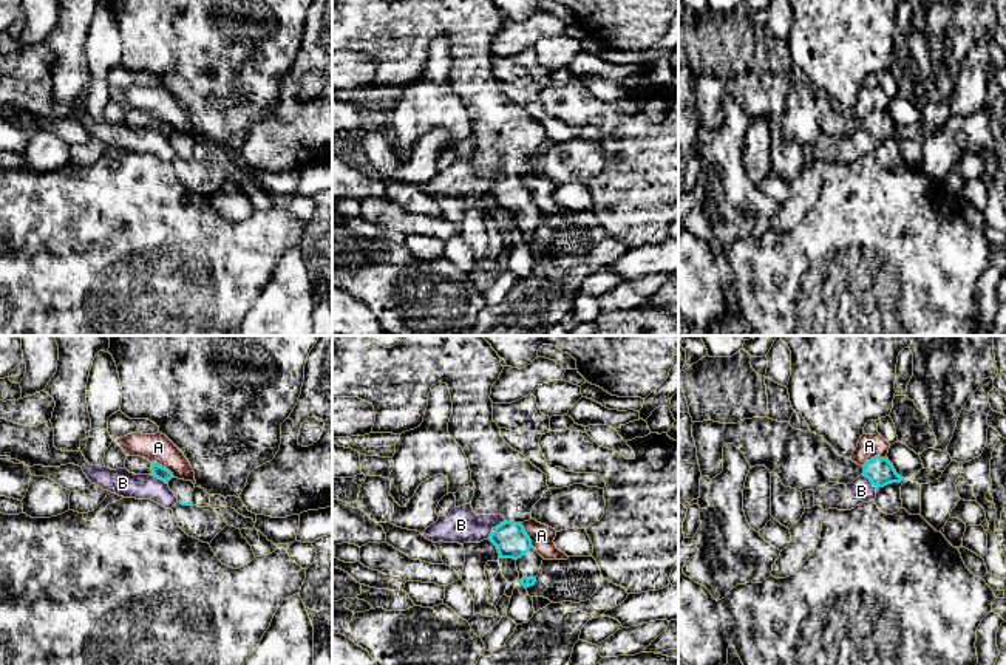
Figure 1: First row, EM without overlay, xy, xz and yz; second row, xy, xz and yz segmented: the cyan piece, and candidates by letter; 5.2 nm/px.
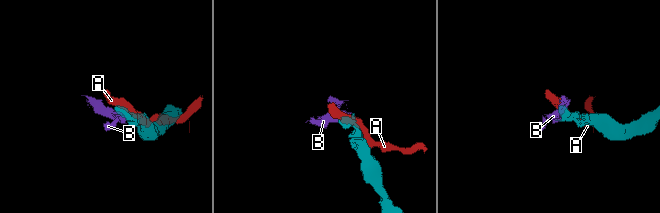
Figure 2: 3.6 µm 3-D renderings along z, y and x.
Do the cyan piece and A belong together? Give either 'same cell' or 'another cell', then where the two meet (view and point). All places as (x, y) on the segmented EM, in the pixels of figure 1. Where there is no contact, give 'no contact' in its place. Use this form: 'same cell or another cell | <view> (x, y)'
another cell | xy (164, 467)

